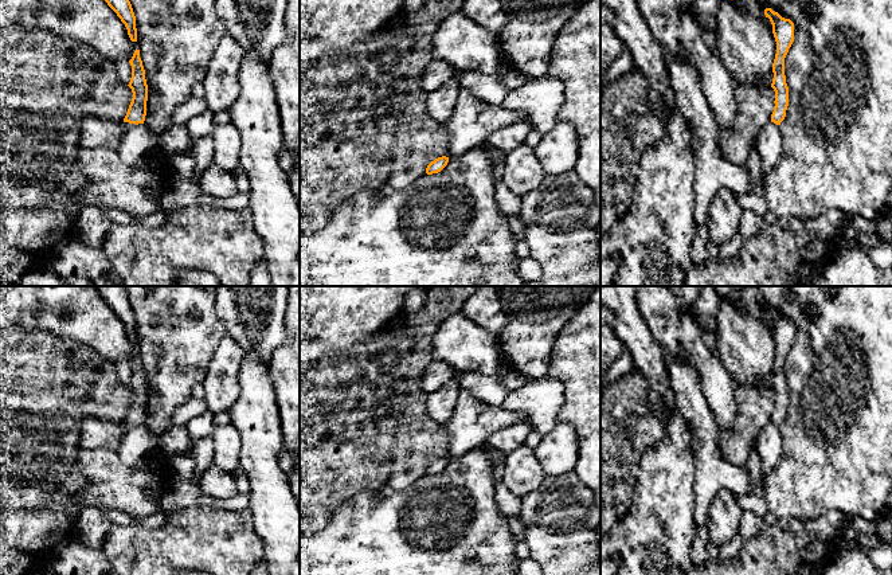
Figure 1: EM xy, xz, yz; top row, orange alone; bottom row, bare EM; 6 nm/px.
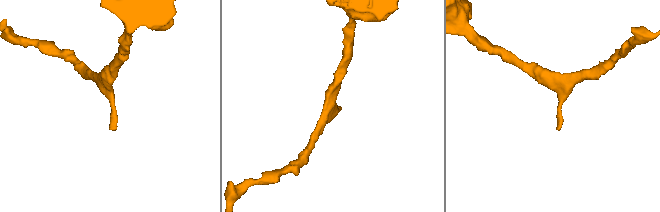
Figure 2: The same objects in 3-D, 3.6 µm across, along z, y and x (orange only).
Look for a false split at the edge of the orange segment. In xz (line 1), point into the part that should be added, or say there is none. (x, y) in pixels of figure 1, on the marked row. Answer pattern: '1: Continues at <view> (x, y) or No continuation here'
1: No continuation here

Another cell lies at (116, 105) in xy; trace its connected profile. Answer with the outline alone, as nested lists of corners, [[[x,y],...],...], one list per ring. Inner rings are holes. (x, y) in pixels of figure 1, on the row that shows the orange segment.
[[[32,30],[19,42],[15,48],[0,52],[0,207],[12,210],[38,210],[50,203],[60,203],[71,199],[85,179],[75,164],[79,148],[82,120],[86,117],[99,117],[113,121],[124,121],[133,93],[129,86],[121,83],[114,62],[97,55],[90,47],[79,42],[64,39],[44,30]]]

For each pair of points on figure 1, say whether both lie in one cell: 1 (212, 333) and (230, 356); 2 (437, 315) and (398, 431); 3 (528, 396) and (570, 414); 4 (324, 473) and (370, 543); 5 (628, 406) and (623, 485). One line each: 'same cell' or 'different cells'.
1: different cells
2: same cell
3: different cells
4: different cells
5: same cell

